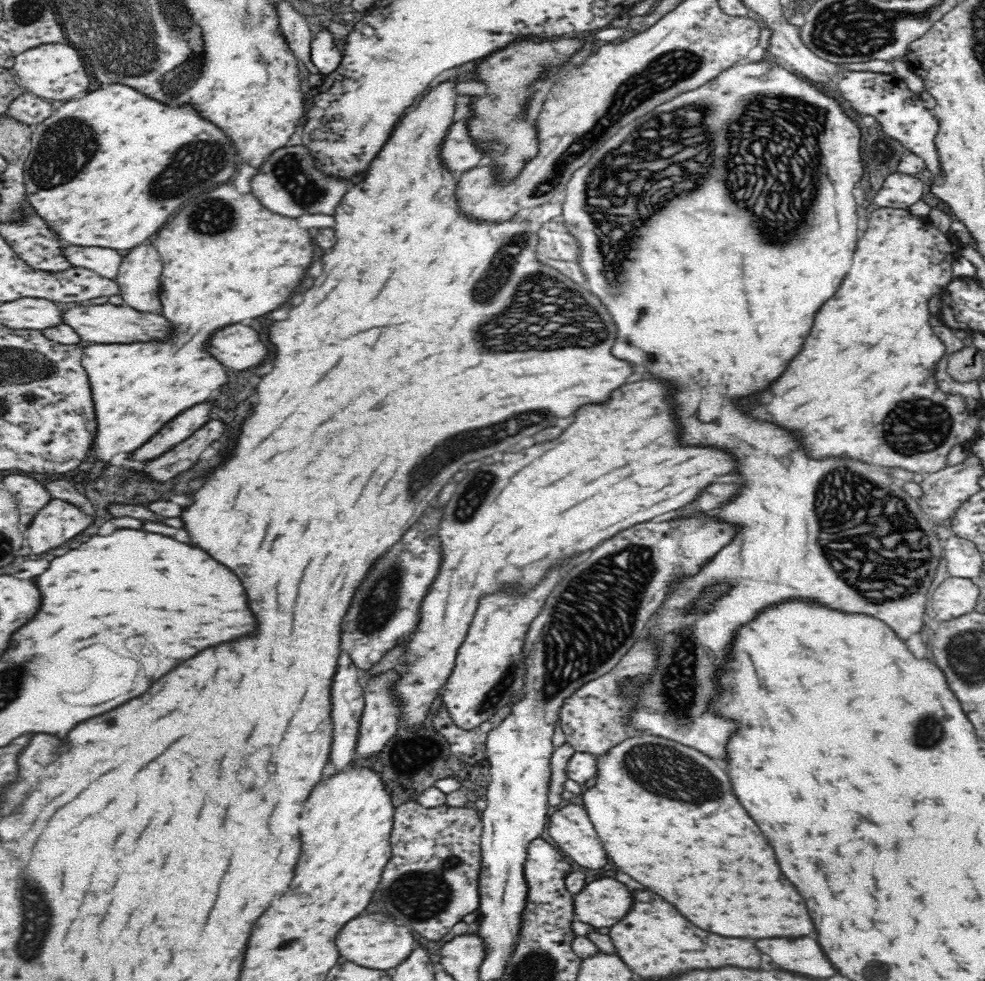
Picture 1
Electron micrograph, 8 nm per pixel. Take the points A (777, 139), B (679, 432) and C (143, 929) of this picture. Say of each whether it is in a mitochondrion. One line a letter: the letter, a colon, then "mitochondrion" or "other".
A: mitochondrion
B: other
C: other

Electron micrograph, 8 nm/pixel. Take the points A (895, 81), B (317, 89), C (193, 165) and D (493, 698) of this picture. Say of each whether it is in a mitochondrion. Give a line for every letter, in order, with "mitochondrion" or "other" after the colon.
A: other
B: other
C: mitochondrion
D: mitochondrion

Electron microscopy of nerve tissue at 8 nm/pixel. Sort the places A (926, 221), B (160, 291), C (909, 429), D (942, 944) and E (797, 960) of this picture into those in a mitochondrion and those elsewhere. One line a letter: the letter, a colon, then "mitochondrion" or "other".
A: other
B: other
C: mitochondrion
D: other
E: other

